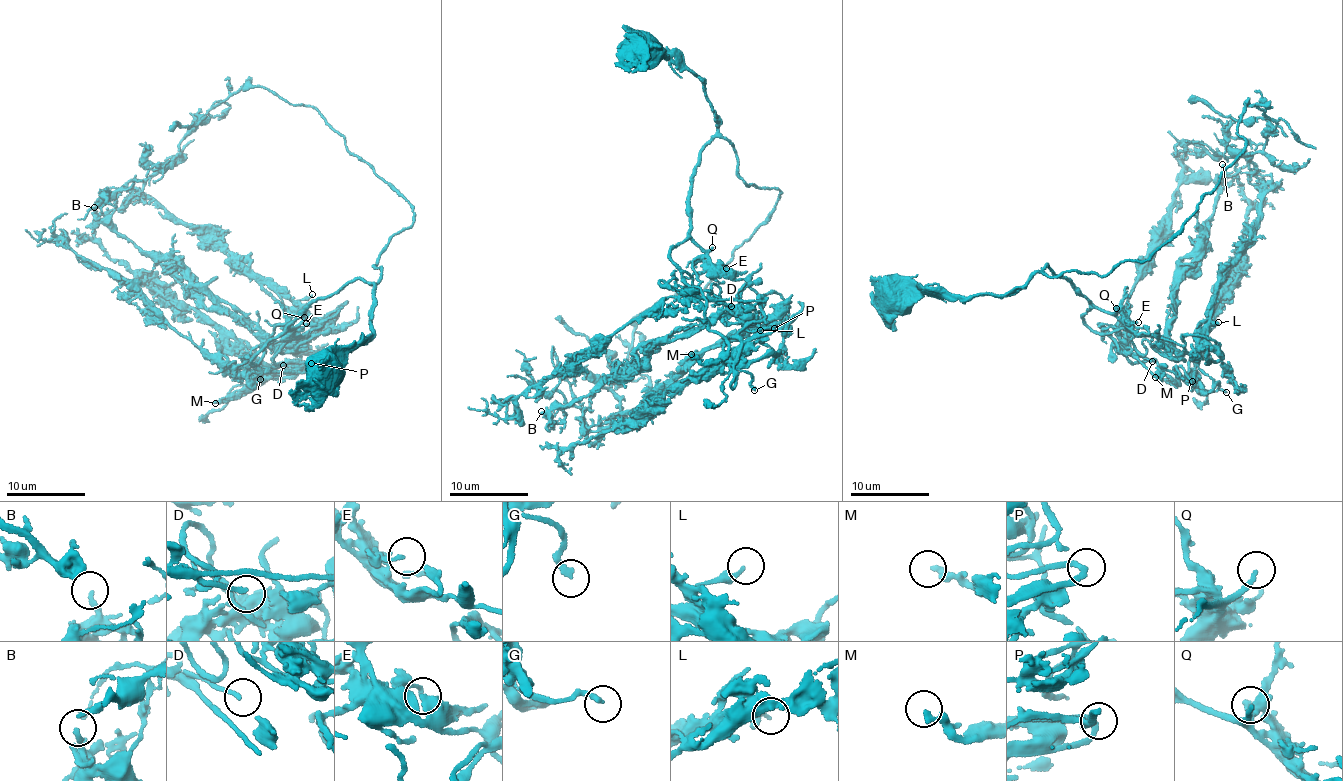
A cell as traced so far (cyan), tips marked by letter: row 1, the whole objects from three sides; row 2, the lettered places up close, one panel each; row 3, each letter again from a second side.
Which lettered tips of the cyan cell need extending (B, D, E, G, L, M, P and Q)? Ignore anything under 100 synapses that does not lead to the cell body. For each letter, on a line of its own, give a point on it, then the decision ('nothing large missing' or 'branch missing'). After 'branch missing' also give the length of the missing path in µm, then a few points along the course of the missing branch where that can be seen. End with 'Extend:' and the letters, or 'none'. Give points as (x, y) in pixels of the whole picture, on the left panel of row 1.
B: place (94, 207); nothing large missing
D: place (283, 365); nothing large missing
E: place (306, 323); nothing large missing
G: place (260, 379); branch missing; missing 30 µm; course (260, 379), (252, 383), (226, 380), (114, 282), (106, 283), (87, 266)
L: place (312, 294); nothing large missing
M: place (215, 403); nothing large missing
P: place (311, 363); nothing large missing
Q: place (304, 317); branch missing; missing 40 µm; course (304, 317), (322, 289), (371, 254), (376, 237), (353, 209), (316, 202), (286, 190), (246, 152)
Extend: G, Q

